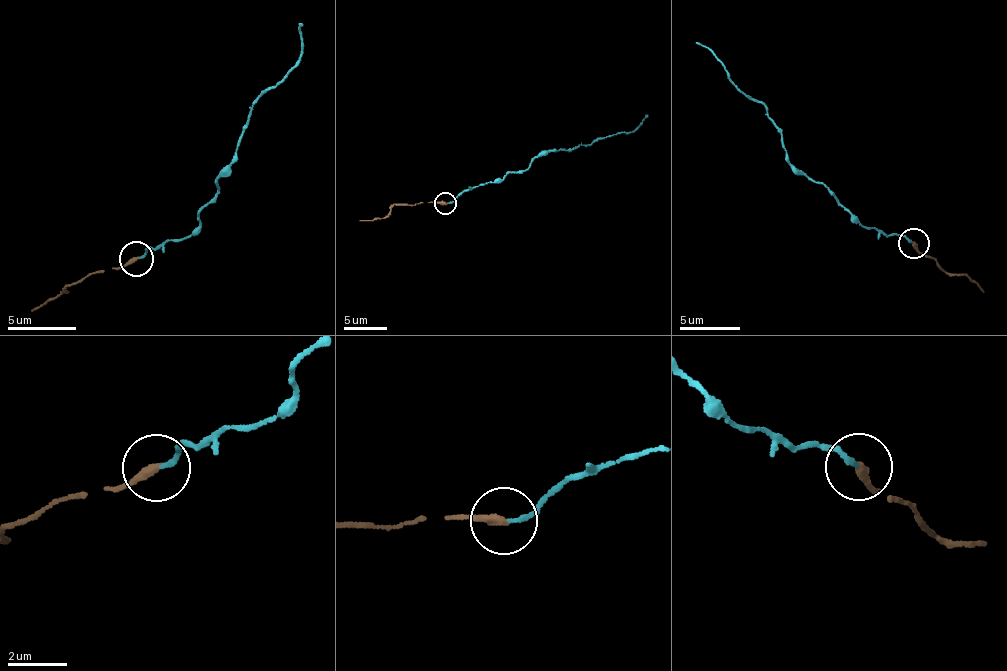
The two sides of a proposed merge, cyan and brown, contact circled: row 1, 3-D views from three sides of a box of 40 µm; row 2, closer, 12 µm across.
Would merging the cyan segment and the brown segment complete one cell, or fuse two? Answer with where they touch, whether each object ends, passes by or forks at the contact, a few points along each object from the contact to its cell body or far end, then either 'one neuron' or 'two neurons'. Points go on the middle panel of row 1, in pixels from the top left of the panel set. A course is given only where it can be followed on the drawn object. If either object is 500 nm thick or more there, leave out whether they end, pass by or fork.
at (445, 203); cyan ends there; brown ends there; cyan runs (446, 202), (499, 182), (509, 172), (521, 172), (551, 149), (568, 151), (633, 131), (648, 115); brown runs (444, 202), (396, 206), (381, 218), (360, 221); one neuron

